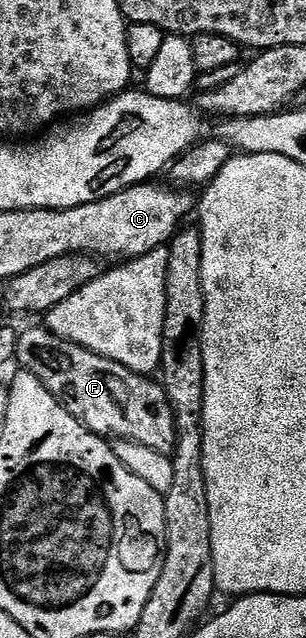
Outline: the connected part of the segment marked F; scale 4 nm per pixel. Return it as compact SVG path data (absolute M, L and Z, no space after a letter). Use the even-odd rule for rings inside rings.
M47 326L21 332L16 363L24 371L35 374L54 398L96 436L130 440L132 444L142 444L172 457L177 445L175 414L164 384L156 379L127 370L127 366L103 358L55 334Z

